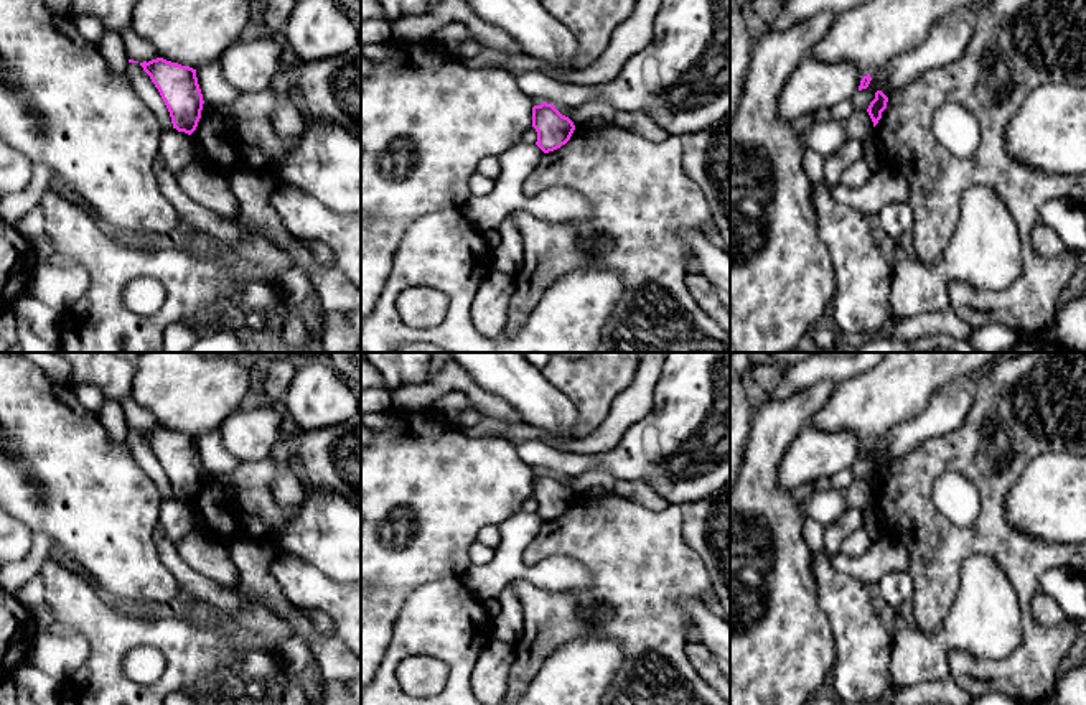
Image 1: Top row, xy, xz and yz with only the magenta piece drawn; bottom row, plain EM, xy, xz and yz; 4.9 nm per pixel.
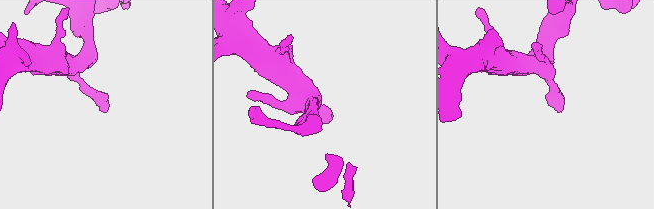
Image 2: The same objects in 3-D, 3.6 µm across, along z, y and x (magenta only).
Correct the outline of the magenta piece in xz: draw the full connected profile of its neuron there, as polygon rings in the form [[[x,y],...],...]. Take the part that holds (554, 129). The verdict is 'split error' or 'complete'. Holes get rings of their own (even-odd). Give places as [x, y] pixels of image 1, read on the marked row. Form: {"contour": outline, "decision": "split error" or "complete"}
{"contour": [[[547,102],[532,107],[532,127],[537,132],[536,145],[544,153],[565,145],[575,130],[573,122]]], "decision": "complete"}

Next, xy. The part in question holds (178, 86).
{"contour": [[[163,58],[143,61],[140,66],[158,89],[173,128],[191,135],[198,127],[204,104],[196,69]]], "decision": "complete"}

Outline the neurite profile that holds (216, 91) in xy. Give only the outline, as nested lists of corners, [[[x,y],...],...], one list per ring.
[[[218,61],[196,68],[196,77],[208,105],[226,107],[239,96],[237,89],[224,79]]]

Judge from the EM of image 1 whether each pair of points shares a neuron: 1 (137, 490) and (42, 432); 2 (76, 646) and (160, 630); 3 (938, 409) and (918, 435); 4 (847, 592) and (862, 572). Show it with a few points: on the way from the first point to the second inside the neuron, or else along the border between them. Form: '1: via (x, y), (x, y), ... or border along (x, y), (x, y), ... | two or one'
1: via (114, 490), (99, 490), (65, 455) | one
2: border along (79, 633), (89, 646), (89, 654), (68, 677) | two
3: via (936, 415), (923, 429) | one
4: border along (829, 555), (837, 570), (864, 585) | two

